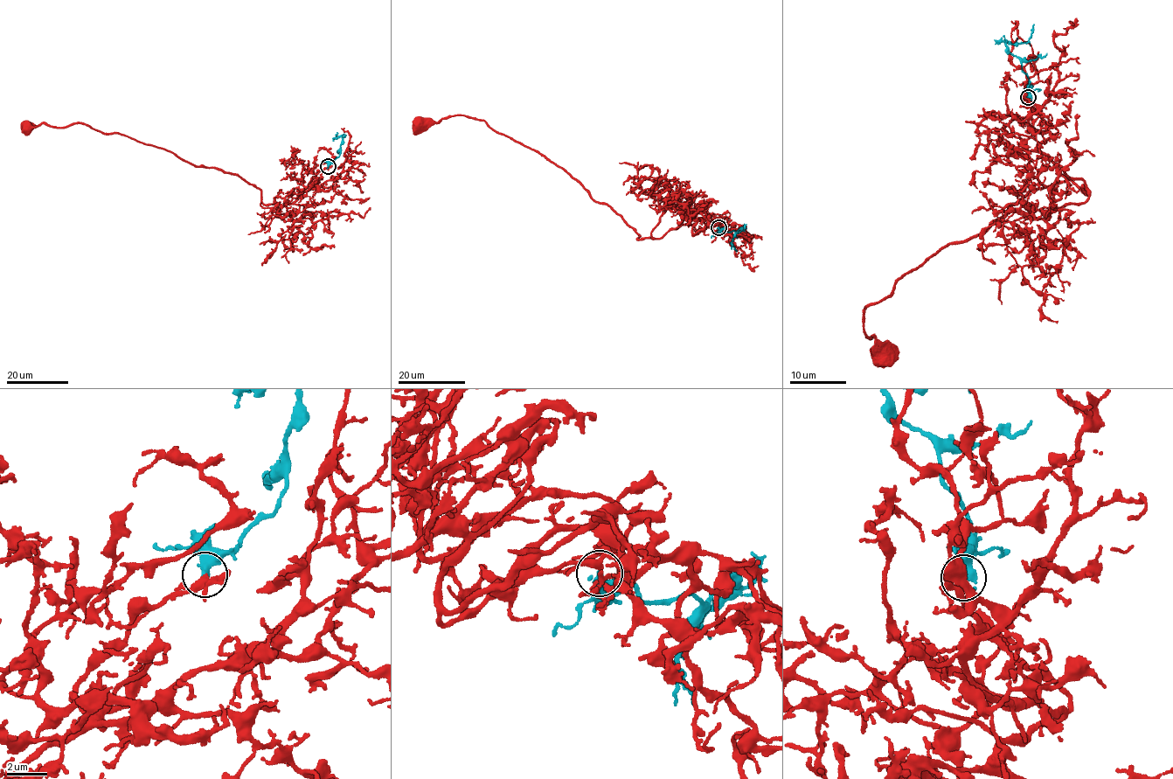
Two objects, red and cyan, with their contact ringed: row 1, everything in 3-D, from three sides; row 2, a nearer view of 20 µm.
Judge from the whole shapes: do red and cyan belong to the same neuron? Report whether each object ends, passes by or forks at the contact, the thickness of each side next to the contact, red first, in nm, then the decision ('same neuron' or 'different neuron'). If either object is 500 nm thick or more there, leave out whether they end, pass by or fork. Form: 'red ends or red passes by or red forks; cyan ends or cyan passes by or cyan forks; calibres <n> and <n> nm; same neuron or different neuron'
red passes by; cyan ends; calibres 260 and 480 nm; same neuron

